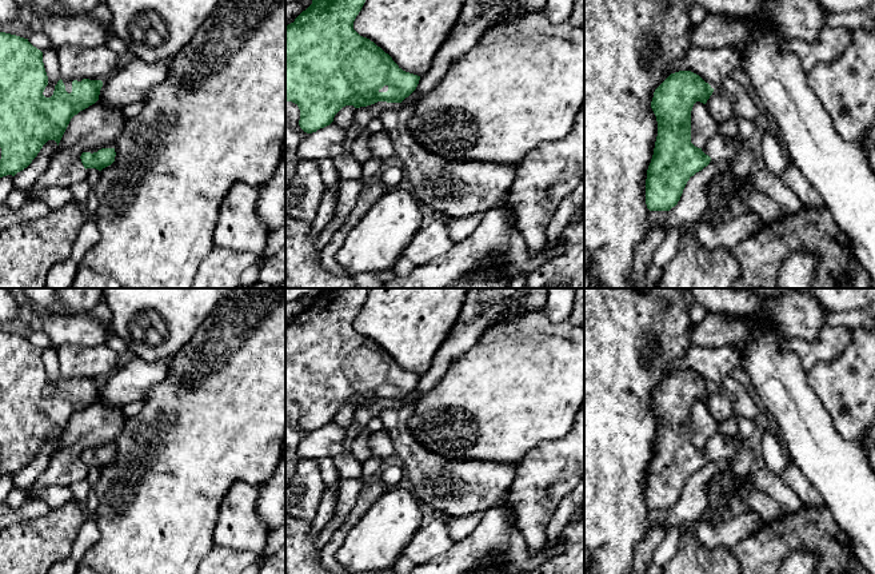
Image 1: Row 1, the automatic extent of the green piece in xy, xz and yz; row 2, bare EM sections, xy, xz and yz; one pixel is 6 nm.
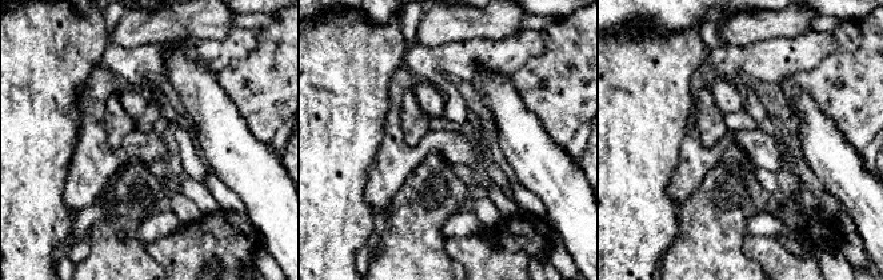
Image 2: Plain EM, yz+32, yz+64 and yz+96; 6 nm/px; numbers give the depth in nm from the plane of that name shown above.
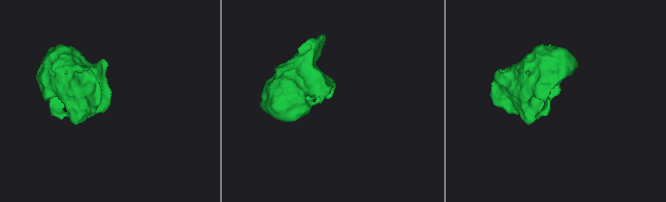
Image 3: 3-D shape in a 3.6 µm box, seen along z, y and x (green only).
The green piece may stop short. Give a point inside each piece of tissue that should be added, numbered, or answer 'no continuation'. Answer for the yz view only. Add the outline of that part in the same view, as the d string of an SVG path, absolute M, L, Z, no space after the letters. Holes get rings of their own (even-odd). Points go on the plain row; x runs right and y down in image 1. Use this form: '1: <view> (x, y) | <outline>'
1: yz (720, 446) | M716 433L712 435L702 450L711 457L712 461L726 459L732 462L738 454L742 438L736 434Z

